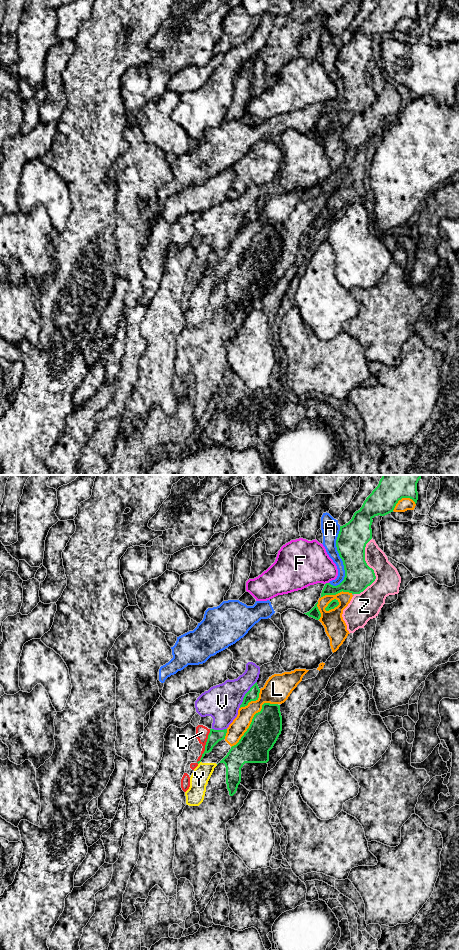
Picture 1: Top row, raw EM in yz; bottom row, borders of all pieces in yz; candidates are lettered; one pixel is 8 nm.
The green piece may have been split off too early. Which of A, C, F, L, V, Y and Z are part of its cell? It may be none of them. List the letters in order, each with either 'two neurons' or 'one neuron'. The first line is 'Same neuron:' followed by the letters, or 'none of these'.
Same neuron: none of these
A: two neurons
C: two neurons
F: two neurons
L: two neurons
V: two neurons
Y: two neurons
Z: two neurons

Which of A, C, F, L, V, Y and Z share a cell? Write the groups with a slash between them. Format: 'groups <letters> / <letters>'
groups A / C / F / L Y / V / Z

